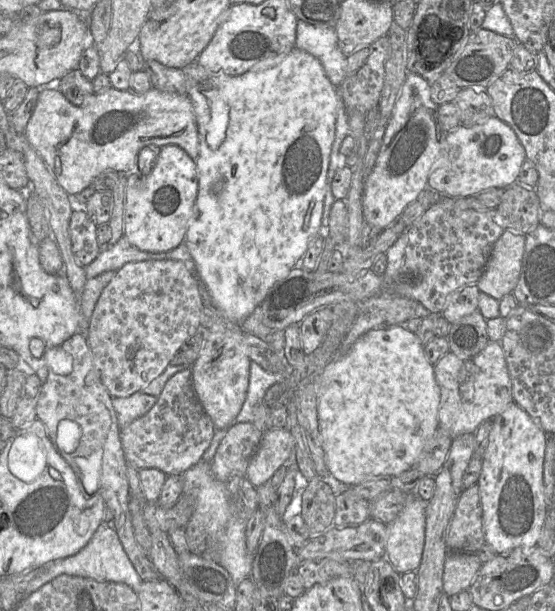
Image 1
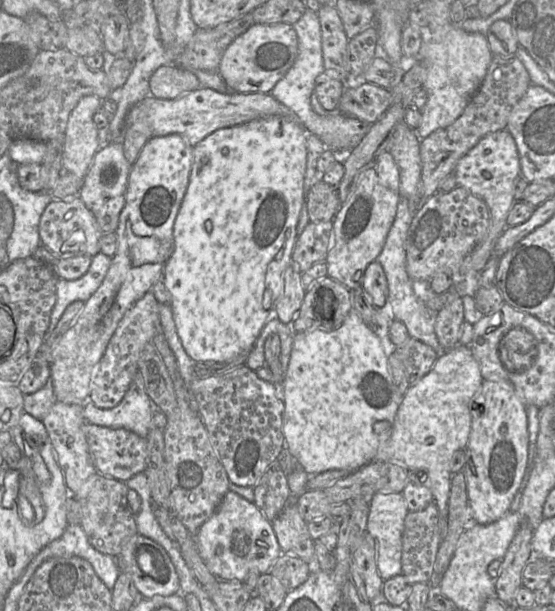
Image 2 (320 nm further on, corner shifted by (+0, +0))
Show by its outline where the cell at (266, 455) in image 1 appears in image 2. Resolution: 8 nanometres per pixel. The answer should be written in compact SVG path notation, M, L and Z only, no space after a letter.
M351 308L342 325L332 331L313 330L311 332L294 333L294 343L289 366L283 383L283 434L285 446L296 458L299 465L308 475L315 475L329 470L347 470L354 472L372 462L382 444L385 444L392 433L395 417L404 395L397 388L390 372L386 356L376 330L363 322L354 308Z

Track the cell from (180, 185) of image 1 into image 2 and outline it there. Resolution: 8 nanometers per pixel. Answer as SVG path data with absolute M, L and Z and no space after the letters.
M177 134L151 137L140 151L129 174L125 205L115 231L117 251L109 270L100 287L85 302L72 326L51 349L50 376L56 401L84 405L89 400L91 378L120 320L156 282L163 280L165 267L174 251L174 224L188 189L192 165L193 147Z

